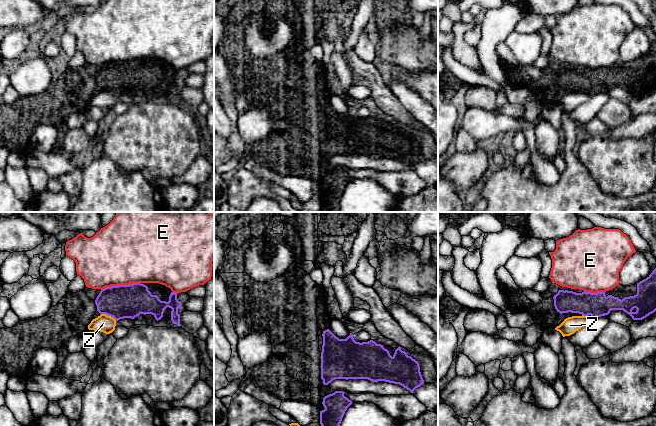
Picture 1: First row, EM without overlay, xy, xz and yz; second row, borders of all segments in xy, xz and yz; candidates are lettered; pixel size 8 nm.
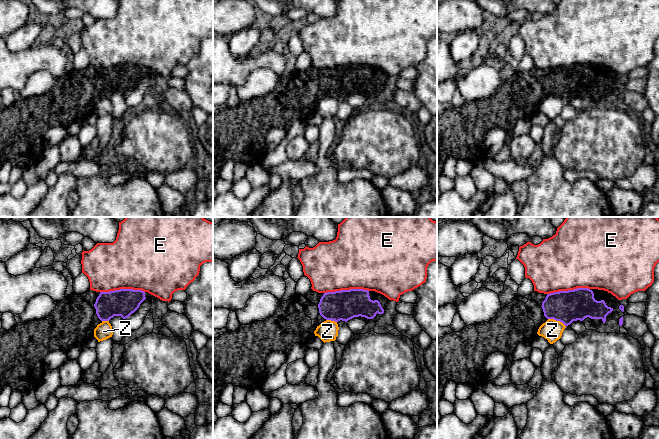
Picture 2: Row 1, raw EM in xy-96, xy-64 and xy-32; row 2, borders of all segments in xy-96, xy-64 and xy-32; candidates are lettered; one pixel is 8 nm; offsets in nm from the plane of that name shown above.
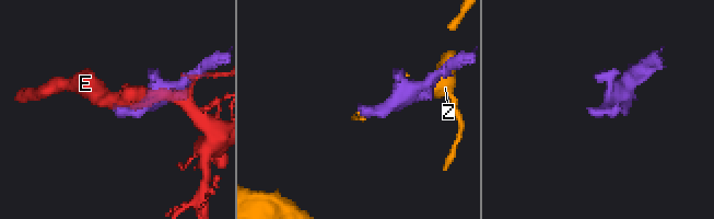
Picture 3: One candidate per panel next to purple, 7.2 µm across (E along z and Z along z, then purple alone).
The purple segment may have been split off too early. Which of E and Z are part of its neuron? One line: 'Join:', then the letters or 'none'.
Join: none

